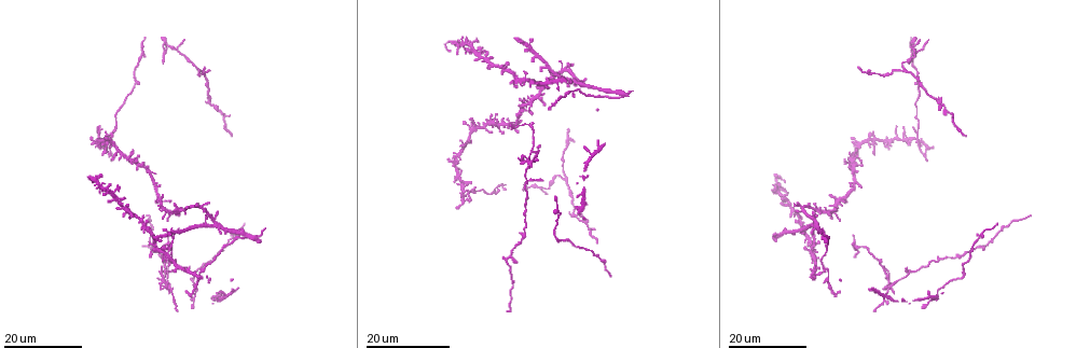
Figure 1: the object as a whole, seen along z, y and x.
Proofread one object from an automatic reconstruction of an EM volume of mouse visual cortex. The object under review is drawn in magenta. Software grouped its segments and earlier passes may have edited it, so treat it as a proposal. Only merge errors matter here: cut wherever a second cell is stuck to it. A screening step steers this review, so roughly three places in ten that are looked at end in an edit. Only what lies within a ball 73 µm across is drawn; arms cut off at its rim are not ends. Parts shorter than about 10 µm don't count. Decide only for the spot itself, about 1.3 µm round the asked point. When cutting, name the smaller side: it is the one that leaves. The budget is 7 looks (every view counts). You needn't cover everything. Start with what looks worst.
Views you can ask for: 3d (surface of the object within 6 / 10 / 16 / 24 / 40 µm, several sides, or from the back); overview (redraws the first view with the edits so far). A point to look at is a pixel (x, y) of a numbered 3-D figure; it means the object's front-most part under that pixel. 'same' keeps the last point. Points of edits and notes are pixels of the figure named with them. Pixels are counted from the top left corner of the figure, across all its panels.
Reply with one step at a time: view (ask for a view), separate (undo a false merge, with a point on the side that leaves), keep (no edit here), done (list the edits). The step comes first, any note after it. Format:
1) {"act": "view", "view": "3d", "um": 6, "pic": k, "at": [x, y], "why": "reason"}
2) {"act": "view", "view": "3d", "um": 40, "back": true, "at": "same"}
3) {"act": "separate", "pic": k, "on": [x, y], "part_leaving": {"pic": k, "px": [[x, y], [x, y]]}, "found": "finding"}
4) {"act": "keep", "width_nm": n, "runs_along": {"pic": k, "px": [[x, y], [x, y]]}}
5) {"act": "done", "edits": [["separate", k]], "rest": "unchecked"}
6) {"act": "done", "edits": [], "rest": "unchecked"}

{"act": "view", "view": "3d", "um": 24, "pic": 1, "at": [170, 287], "why": "looks like a crossing"}

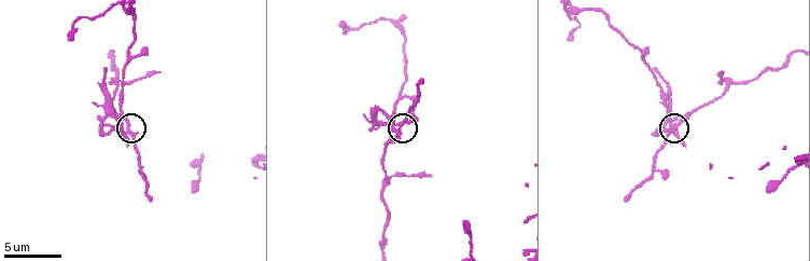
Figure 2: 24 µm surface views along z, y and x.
{"act": "view", "view": "3d", "um": 10, "pic": 2, "at": [128, 126]}

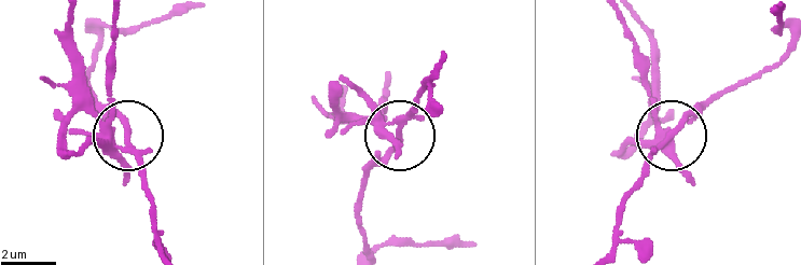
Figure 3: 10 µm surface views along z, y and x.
{"act": "separate", "pic": 3, "on": [96, 140], "width_nm": 270, "part_leaving": {"pic": 3, "px": [[134, 152], [115, 145], [109, 131], [115, 21]]}, "found": "two cells meet here"}

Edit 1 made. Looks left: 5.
{"act": "view", "view": "overview"}

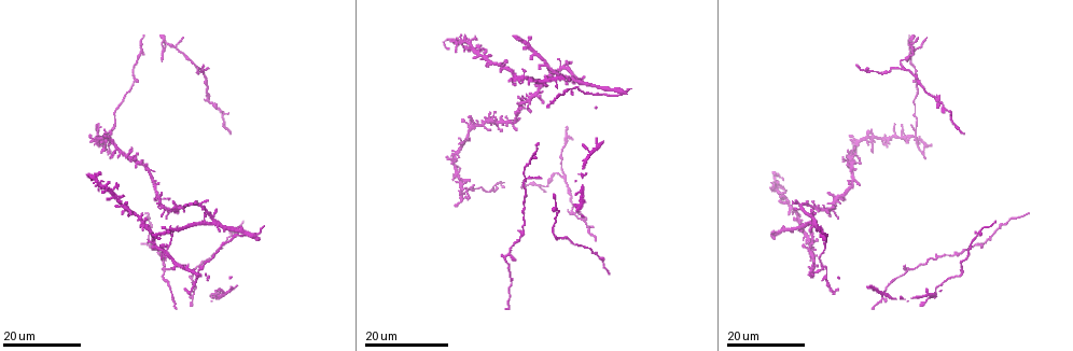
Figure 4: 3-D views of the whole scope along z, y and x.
{"act": "view", "view": "3d", "um": 24, "pic": 4, "at": [506, 259], "why": "side arm on a straight run"}

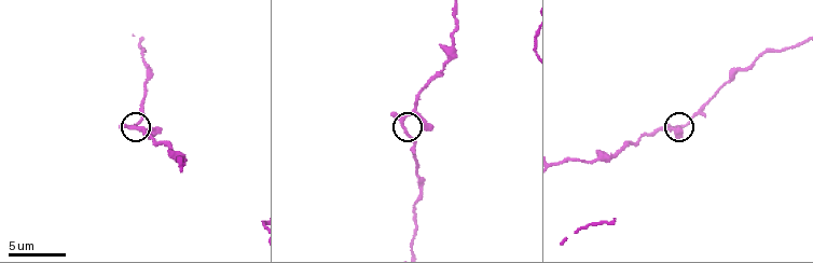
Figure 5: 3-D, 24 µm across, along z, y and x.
{"act": "view", "view": "3d", "um": 10, "pic": 5, "at": [403, 121], "why": "zoom in"}

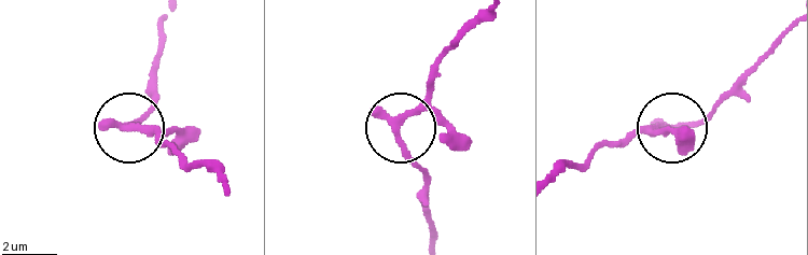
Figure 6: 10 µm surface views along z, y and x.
{"act": "keep", "runs_along": {"pic": 6, "px": [[559, 171], [600, 144], [691, 125], [723, 95]]}, "found": "one cell here"}

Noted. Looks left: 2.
{"act": "done", "edits": [["separate", 3]], "rest": "unchecked"}

